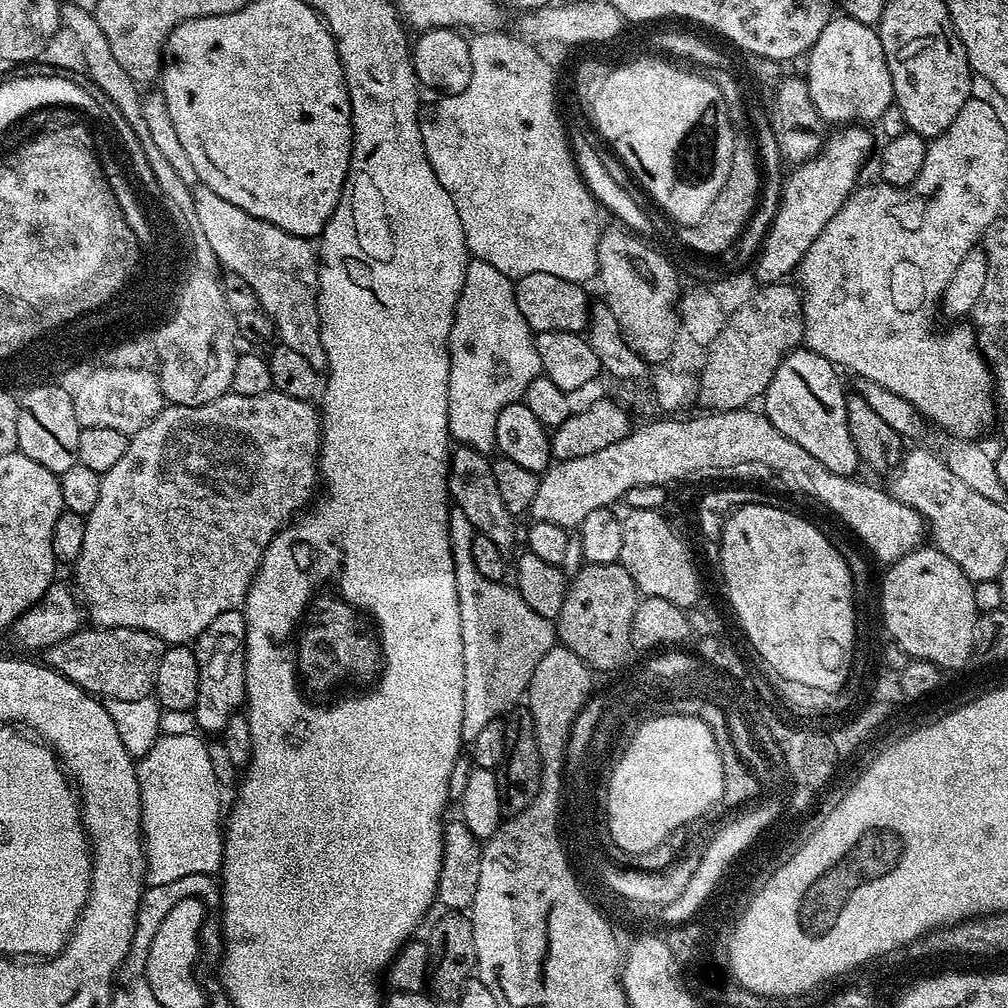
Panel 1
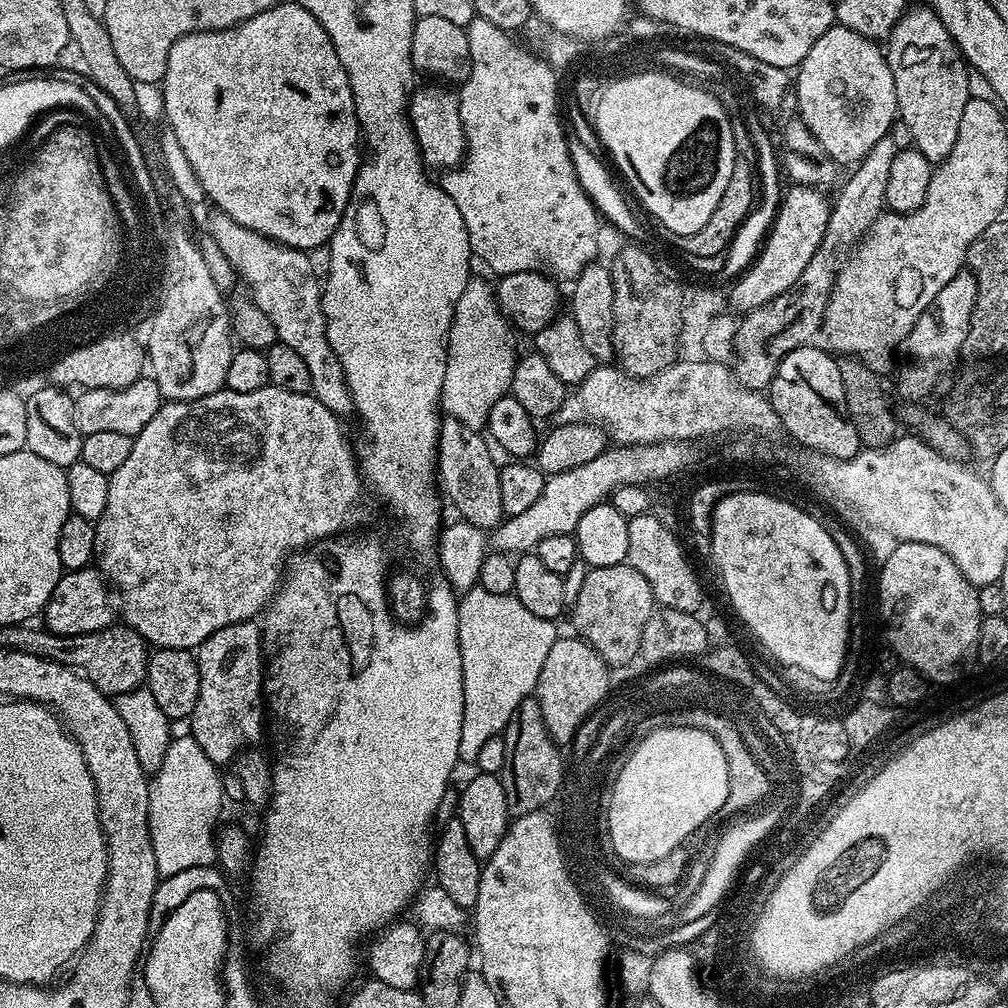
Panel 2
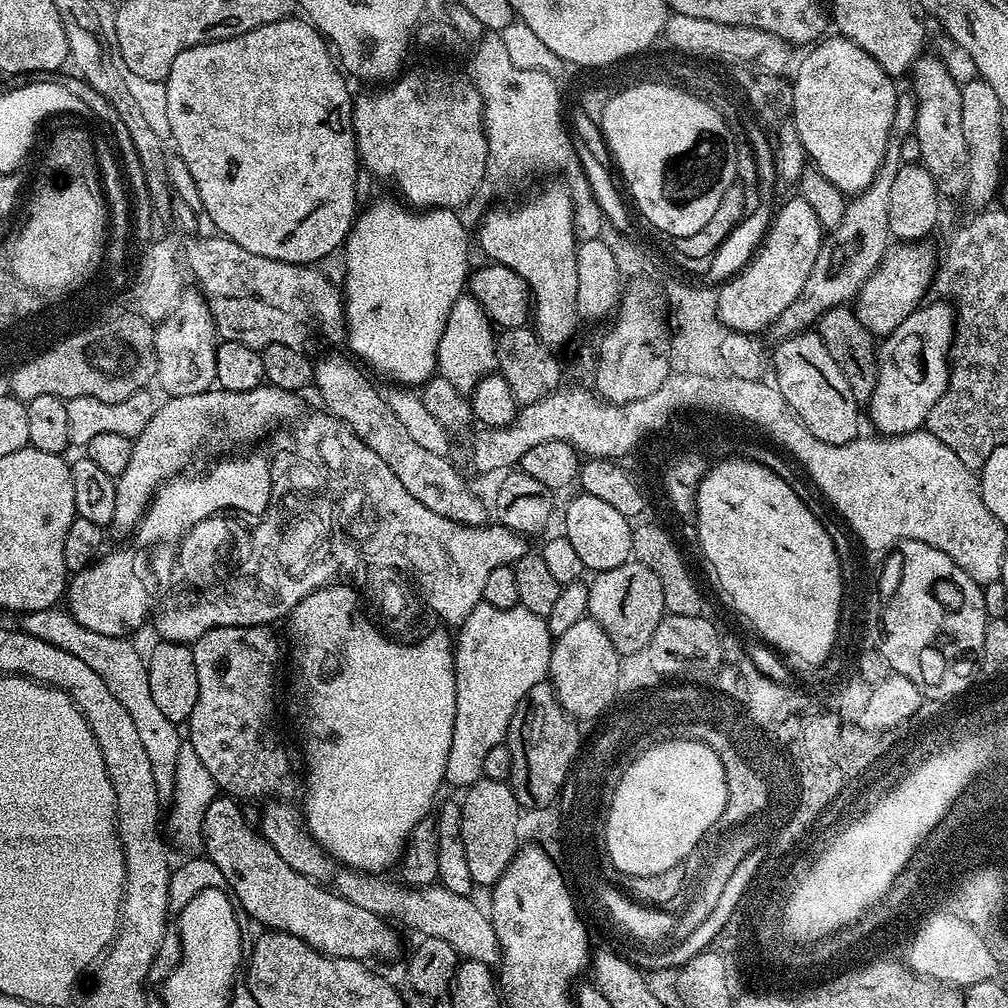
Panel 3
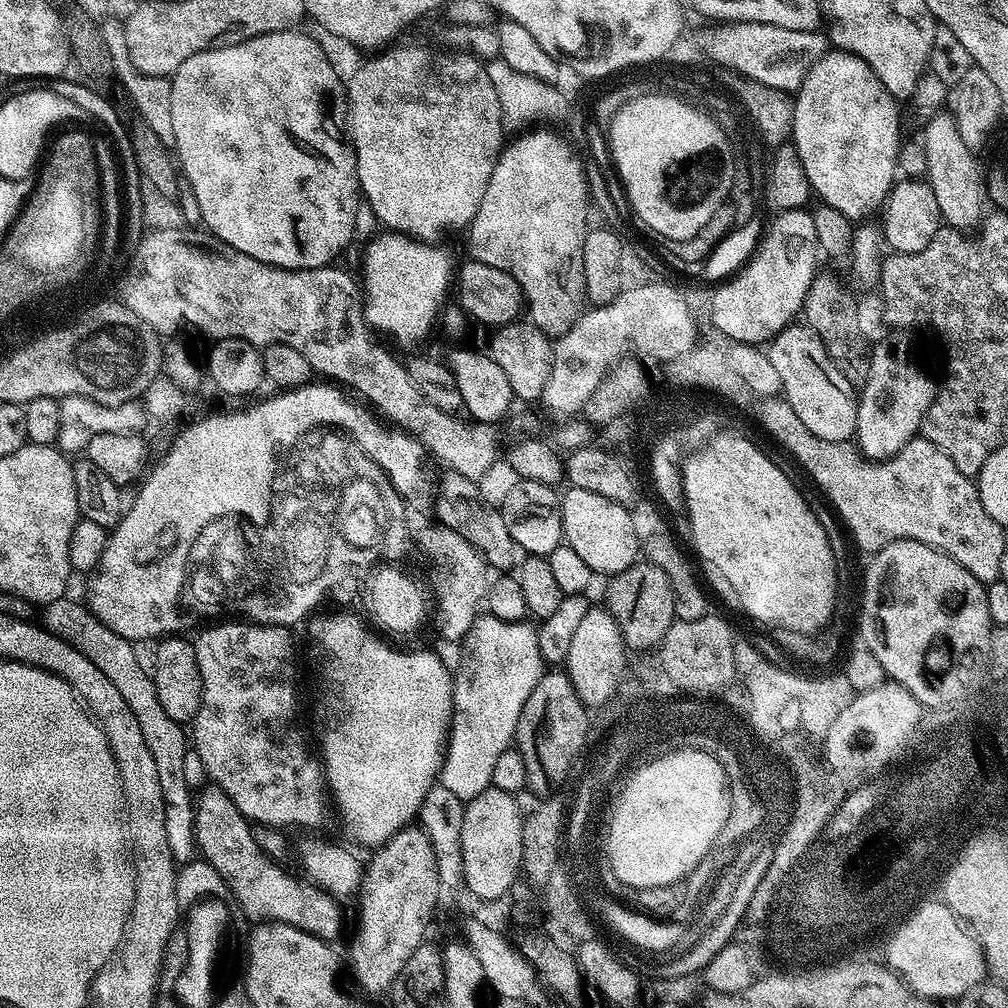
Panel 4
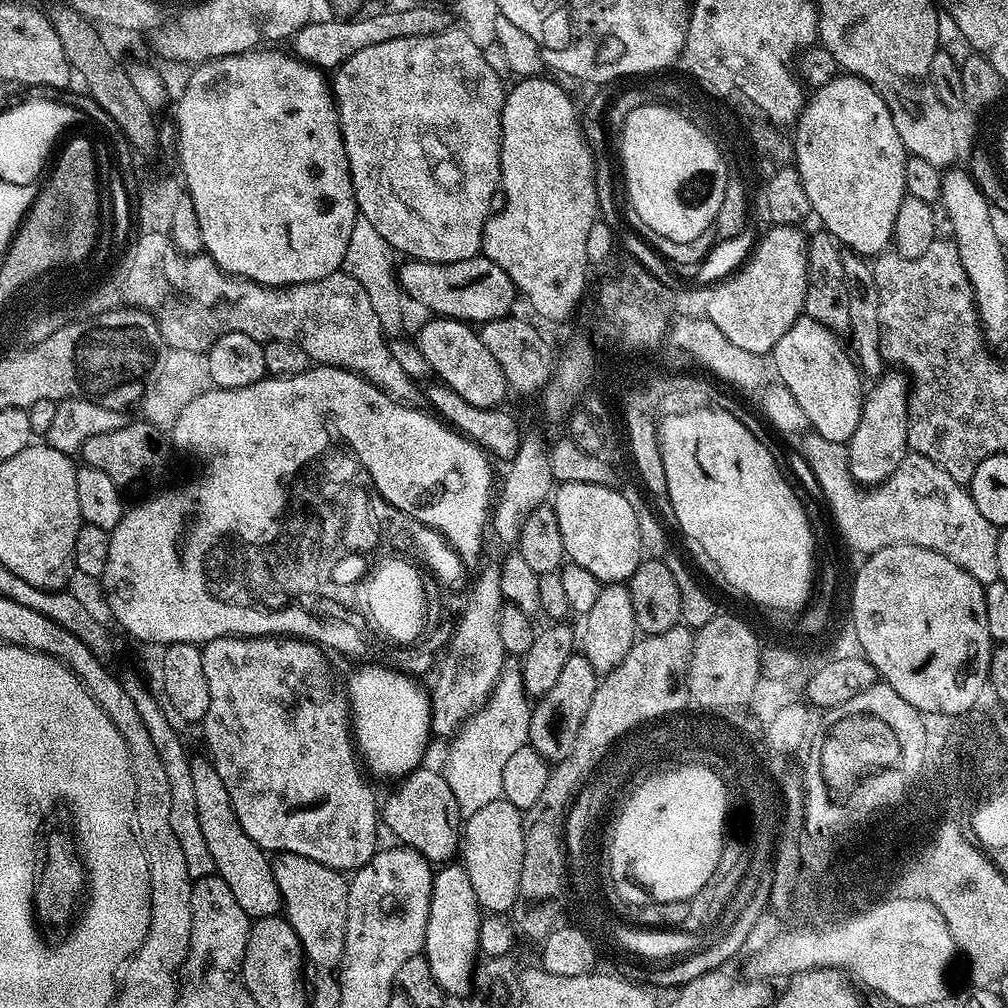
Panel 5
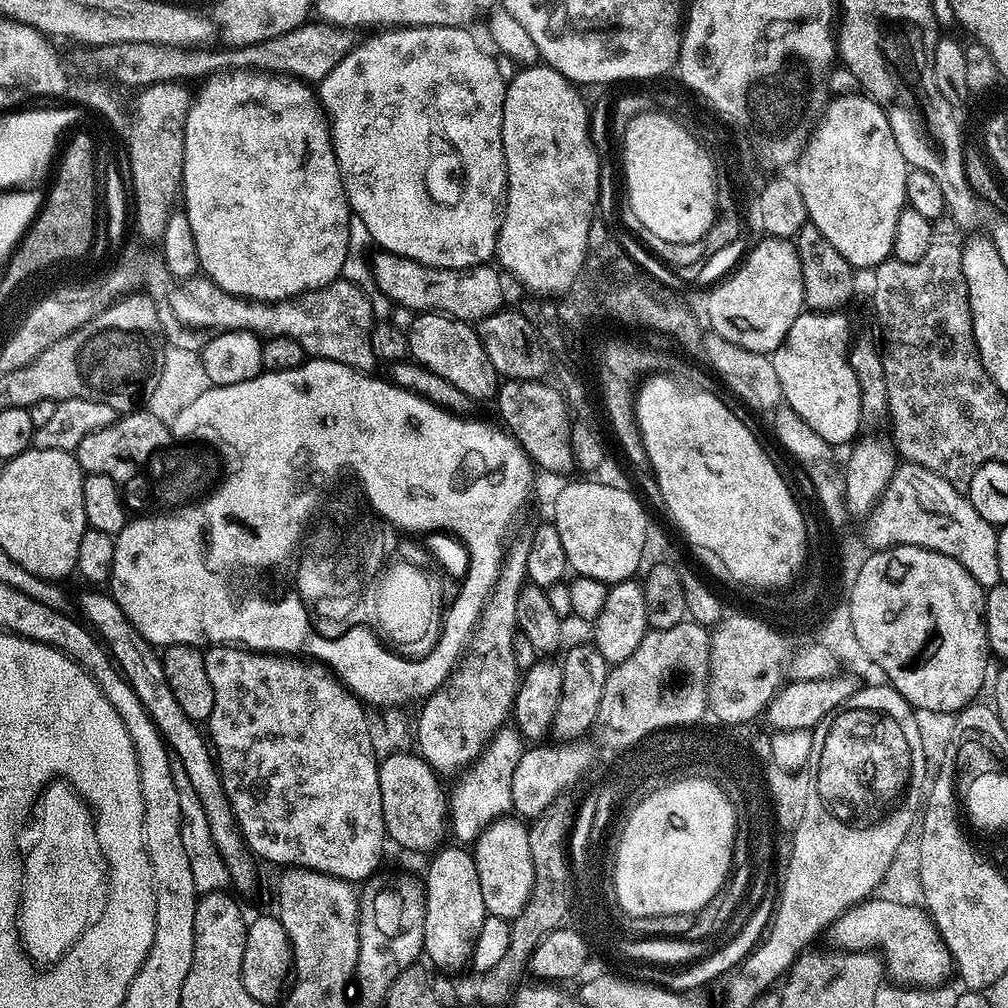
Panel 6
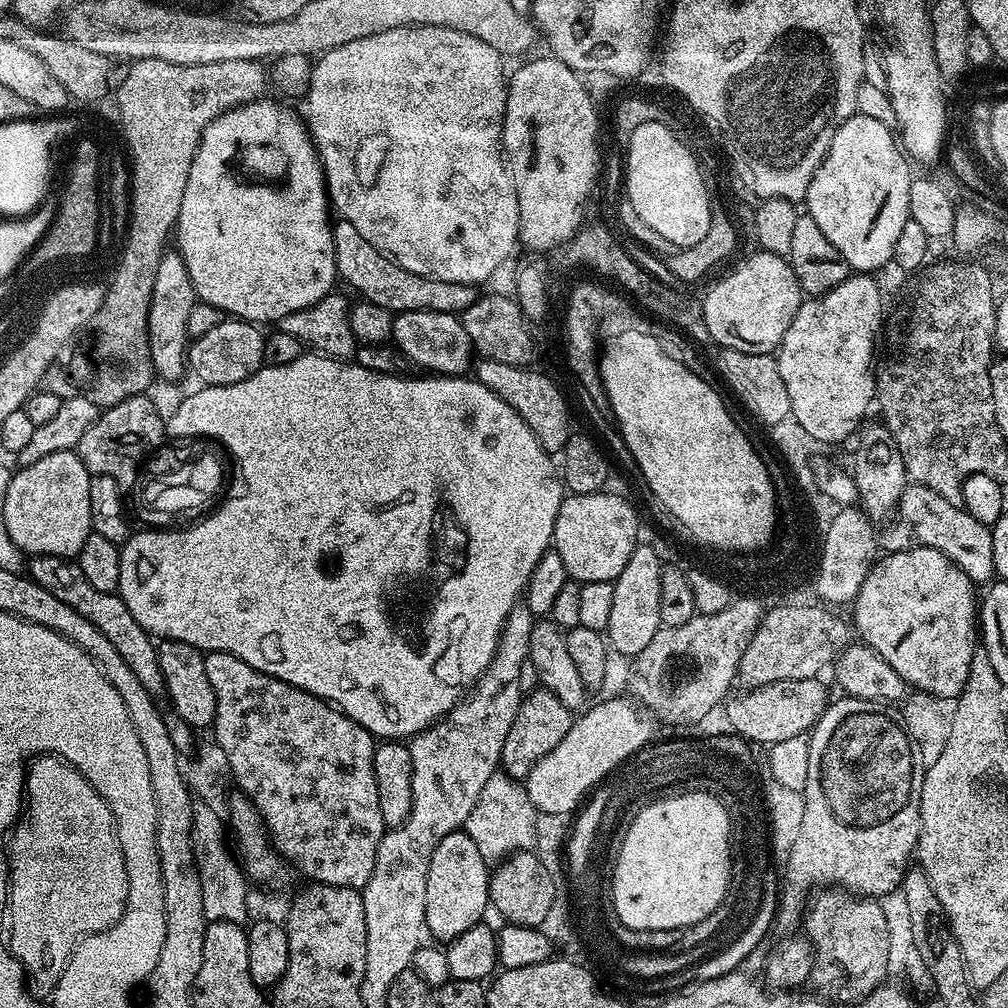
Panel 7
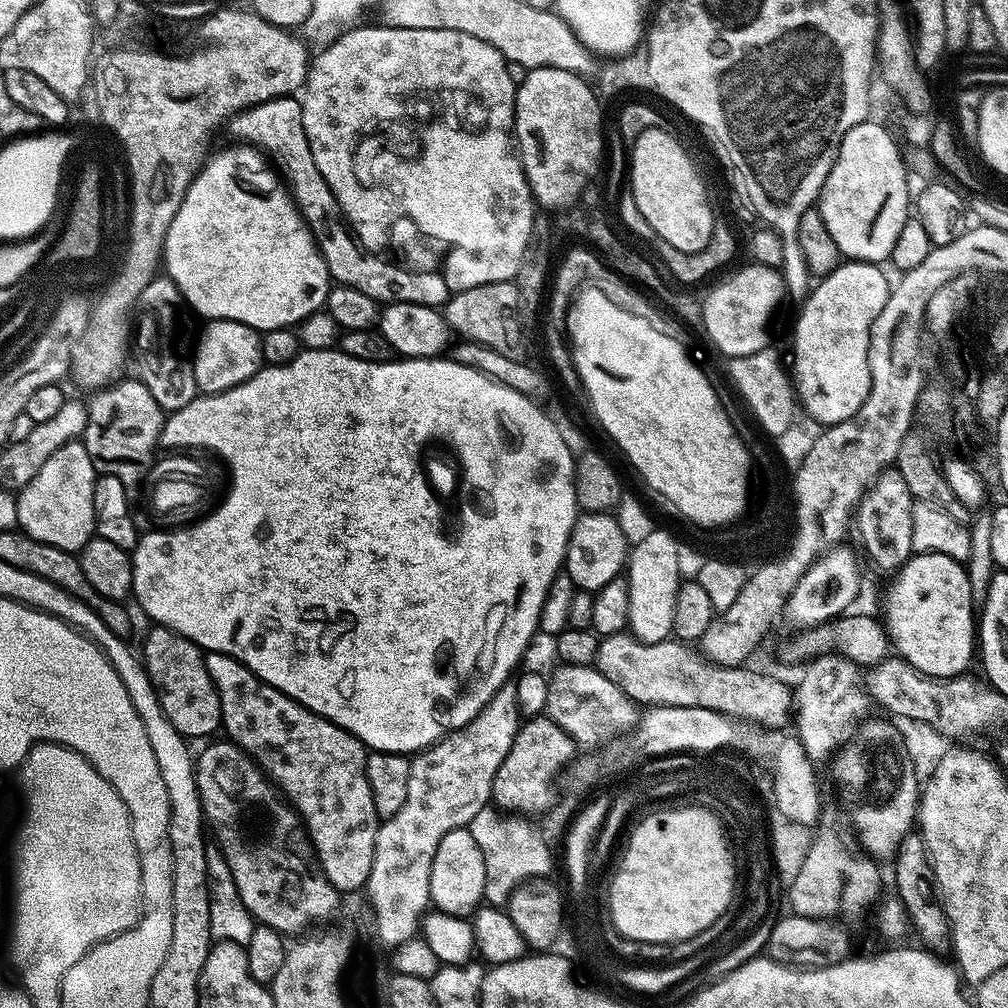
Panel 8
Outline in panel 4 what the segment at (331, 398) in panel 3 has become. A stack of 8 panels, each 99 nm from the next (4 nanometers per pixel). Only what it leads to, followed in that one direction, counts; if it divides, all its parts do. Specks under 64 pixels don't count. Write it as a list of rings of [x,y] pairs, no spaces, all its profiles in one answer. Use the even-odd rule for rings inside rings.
[[[451,470],[445,474],[442,496],[440,498],[439,495],[434,506],[435,519],[450,530],[462,534],[462,538],[471,541],[473,545],[480,545],[489,569],[500,574],[515,573],[526,554],[522,546],[510,538],[510,530],[506,530],[506,522],[502,522],[501,514],[494,514],[489,508],[480,508],[482,501],[479,500],[477,481]]]

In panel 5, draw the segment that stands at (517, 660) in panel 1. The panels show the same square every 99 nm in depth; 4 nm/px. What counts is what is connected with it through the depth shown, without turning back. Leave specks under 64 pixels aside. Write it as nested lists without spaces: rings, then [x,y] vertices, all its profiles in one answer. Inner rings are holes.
[[[505,666],[488,703],[464,721],[460,731],[449,743],[453,744],[444,756],[442,771],[446,786],[450,786],[454,802],[458,802],[465,817],[473,816],[482,810],[482,806],[490,806],[490,802],[501,799],[502,770],[508,759],[528,743],[528,727],[533,713],[528,703],[530,697],[524,691],[519,667]]]

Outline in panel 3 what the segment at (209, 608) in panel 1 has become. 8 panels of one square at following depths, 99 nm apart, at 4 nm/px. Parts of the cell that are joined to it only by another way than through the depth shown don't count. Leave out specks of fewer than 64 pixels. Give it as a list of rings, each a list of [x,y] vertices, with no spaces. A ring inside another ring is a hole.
[[[263,383],[254,390],[227,392],[217,387],[202,394],[174,396],[157,407],[154,418],[150,418],[146,430],[135,436],[132,442],[130,462],[122,474],[115,477],[116,493],[114,494],[114,518],[111,527],[125,534],[135,529],[139,519],[157,488],[170,480],[179,477],[179,472],[192,460],[192,451],[201,444],[207,450],[220,450],[232,445],[241,438],[252,437],[262,432],[275,422],[285,422],[289,416],[296,416],[300,404],[297,393],[275,388],[270,383]],[[184,432],[184,436],[176,436]]]

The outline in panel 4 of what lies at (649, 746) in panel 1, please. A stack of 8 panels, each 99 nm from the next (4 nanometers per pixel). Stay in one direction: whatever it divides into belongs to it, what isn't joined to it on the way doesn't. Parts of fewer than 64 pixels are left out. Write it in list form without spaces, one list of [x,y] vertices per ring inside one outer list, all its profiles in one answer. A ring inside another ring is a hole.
[[[683,748],[680,751],[668,752],[664,756],[657,757],[649,764],[642,766],[637,772],[625,782],[620,795],[615,797],[615,808],[611,811],[611,820],[607,824],[607,855],[608,867],[611,875],[621,880],[623,887],[627,888],[654,888],[656,886],[666,886],[667,884],[676,884],[679,880],[691,874],[702,862],[702,858],[707,852],[715,849],[723,831],[728,827],[728,812],[731,809],[731,800],[729,799],[728,779],[724,775],[723,767],[715,757],[706,752],[700,752],[697,748]]]

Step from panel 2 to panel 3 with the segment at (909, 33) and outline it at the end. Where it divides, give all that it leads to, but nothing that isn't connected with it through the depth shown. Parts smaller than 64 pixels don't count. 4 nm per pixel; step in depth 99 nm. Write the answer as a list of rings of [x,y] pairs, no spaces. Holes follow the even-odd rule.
[[[922,54],[910,69],[910,91],[916,96],[917,118],[914,135],[918,138],[919,163],[936,180],[941,197],[963,197],[968,191],[968,151],[962,130],[961,85],[950,78],[946,66],[935,54]]]

